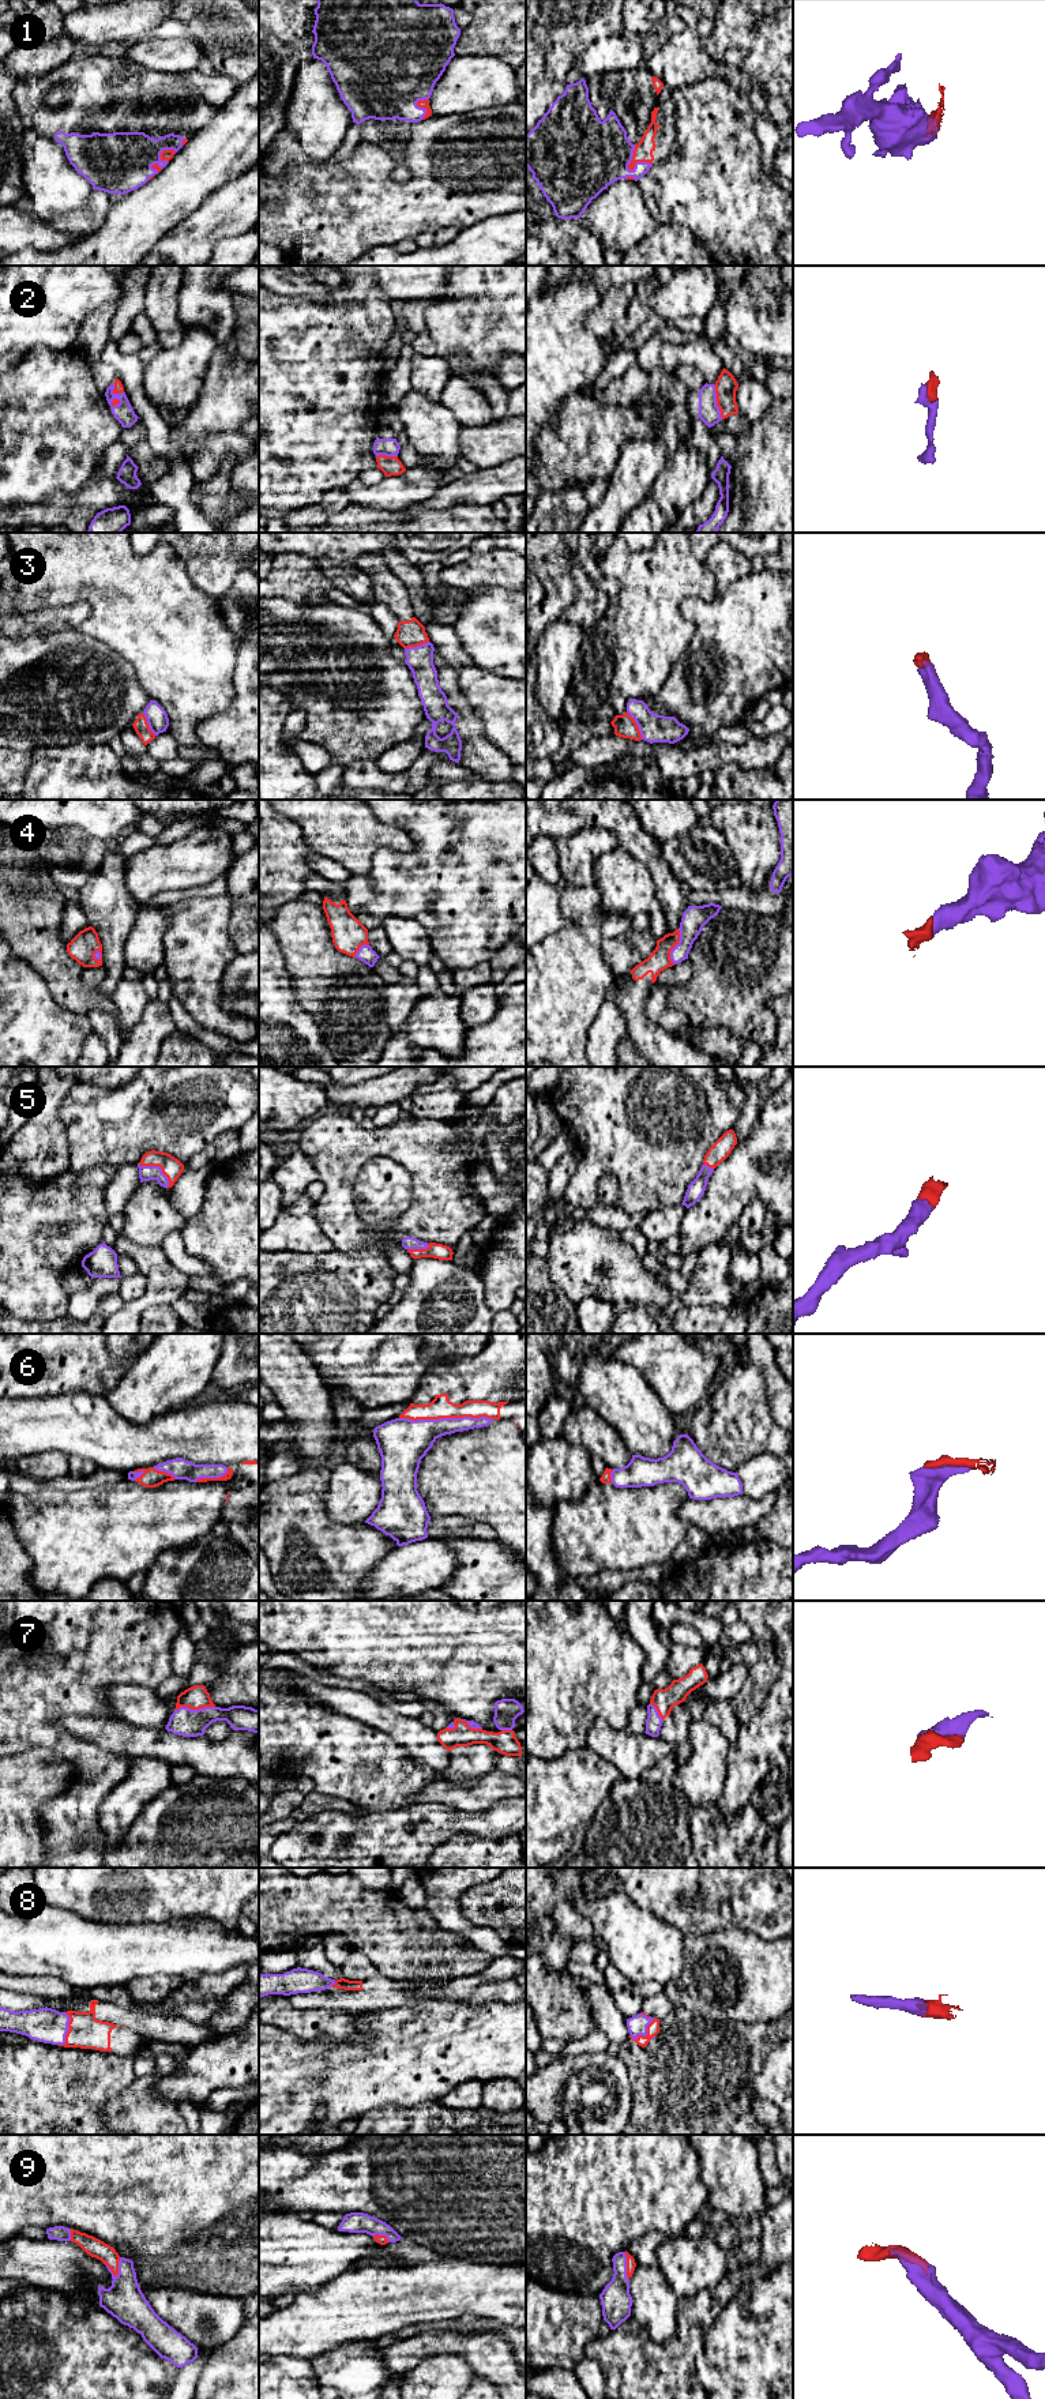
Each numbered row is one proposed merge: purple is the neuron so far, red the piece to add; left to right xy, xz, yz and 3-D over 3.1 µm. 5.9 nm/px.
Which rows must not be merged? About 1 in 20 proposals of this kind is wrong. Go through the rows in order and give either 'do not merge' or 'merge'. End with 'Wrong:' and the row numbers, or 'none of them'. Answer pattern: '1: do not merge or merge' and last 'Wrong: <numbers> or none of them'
1: merge
2: merge
3: merge
4: merge
5: merge
6: merge
7: merge
8: merge
9: merge
Wrong: none of them

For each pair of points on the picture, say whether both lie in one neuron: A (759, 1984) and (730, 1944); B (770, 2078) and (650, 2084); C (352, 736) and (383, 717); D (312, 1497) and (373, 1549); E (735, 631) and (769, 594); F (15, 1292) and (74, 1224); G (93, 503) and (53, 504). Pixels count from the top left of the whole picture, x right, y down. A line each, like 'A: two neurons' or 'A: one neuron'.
A: one neuron
B: two neurons
C: one neuron
D: one neuron
E: one neuron
F: one neuron
G: one neuron

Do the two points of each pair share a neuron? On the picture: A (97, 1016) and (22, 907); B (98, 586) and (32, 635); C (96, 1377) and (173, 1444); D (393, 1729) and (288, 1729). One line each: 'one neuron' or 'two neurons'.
A: two neurons
B: two neurons
C: two neurons
D: two neurons

